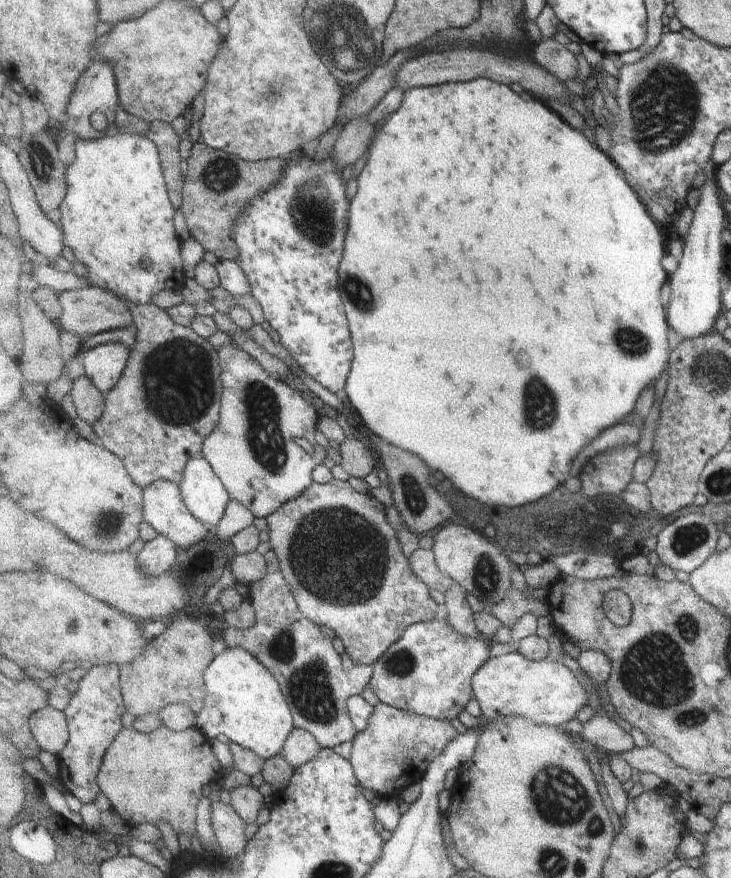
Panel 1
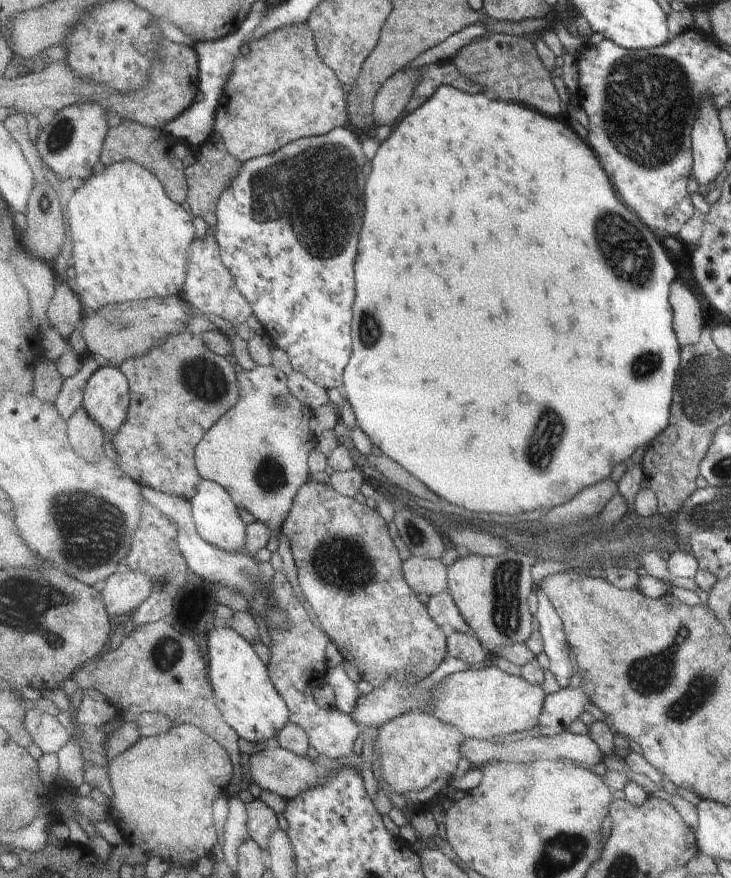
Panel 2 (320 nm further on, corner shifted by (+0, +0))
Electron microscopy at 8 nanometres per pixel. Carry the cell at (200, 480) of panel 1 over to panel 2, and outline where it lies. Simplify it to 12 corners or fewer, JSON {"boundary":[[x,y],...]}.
{"boundary":[[204,479],[192,503],[197,531],[246,553],[248,524],[221,484]]}

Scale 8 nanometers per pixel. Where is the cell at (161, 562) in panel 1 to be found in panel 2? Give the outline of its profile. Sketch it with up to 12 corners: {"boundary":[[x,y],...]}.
{"boundary":[[144,571],[116,573],[103,594],[112,618],[134,613],[156,589]]}

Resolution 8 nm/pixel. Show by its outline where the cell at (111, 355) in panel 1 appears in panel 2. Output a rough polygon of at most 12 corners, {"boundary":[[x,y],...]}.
{"boundary":[[119,366],[89,380],[82,410],[115,441],[128,422],[132,396]]}

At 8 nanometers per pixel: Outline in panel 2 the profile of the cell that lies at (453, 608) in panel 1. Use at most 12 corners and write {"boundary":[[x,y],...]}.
{"boundary":[[475,634],[448,636],[448,655],[469,666],[488,654]]}

